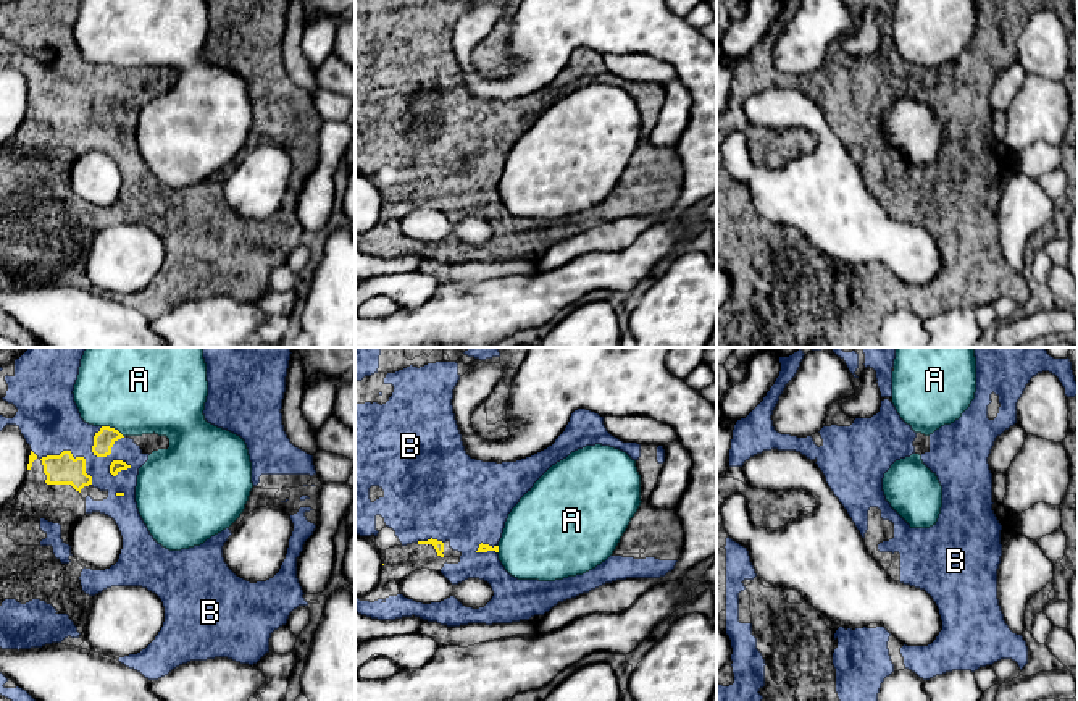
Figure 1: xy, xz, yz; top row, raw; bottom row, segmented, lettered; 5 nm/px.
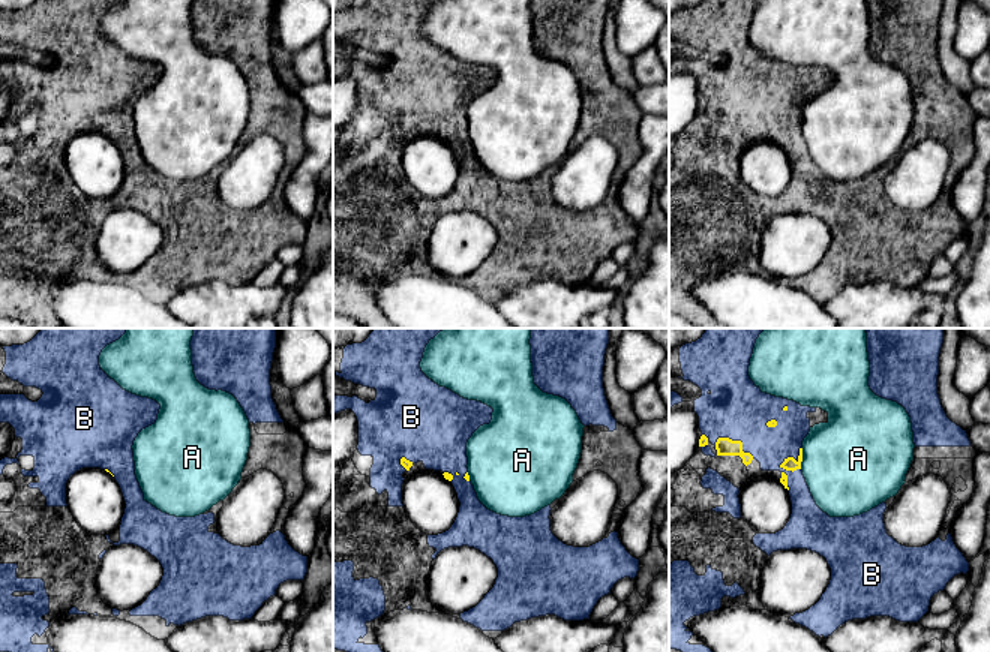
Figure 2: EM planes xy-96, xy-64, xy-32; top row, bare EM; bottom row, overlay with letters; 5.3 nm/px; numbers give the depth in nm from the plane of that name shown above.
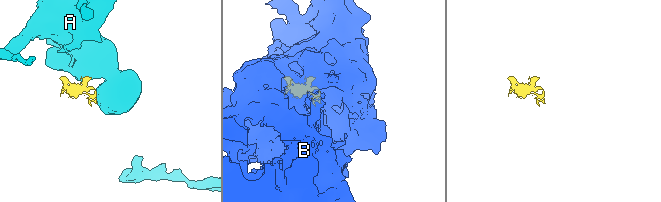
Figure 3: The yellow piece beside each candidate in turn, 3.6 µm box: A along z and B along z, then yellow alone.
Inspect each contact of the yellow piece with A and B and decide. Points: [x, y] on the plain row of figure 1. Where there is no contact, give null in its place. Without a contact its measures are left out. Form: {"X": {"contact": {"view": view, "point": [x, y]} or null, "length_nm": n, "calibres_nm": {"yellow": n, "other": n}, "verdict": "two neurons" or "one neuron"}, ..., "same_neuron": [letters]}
{"A": {"contact": {"view": "xy", "point": [113, 67]}, "length_nm": 130, "calibres_nm": {"yellow": 100, "other": 360}, "verdict": "two neurons"}, "B": {"contact": {"view": "xy", "point": [73, 96]}, "length_nm": 300, "calibres_nm": {"yellow": 150, "other": 300}, "verdict": "one neuron"}, "same_neuron": ["B"]}

